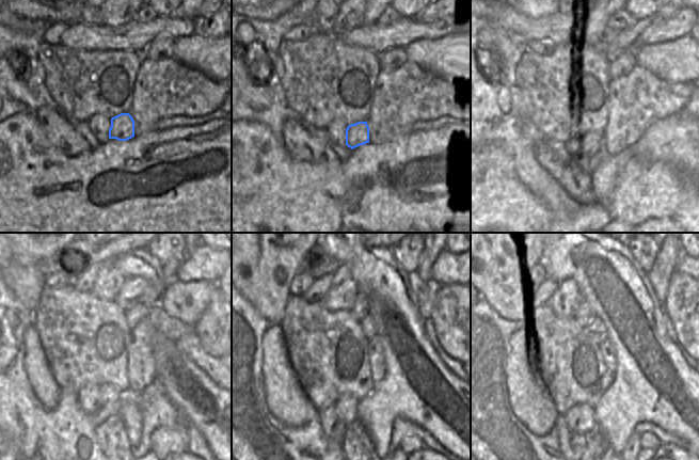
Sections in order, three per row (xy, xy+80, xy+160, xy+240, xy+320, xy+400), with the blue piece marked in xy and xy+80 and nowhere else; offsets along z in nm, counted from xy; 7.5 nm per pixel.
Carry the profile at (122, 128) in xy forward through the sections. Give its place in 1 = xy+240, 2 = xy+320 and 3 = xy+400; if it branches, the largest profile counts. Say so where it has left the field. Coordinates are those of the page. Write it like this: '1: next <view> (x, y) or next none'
1: next xy+240 (109, 394)
2: next xy+320 (345, 407)
3: next xy+400 (581, 418)

